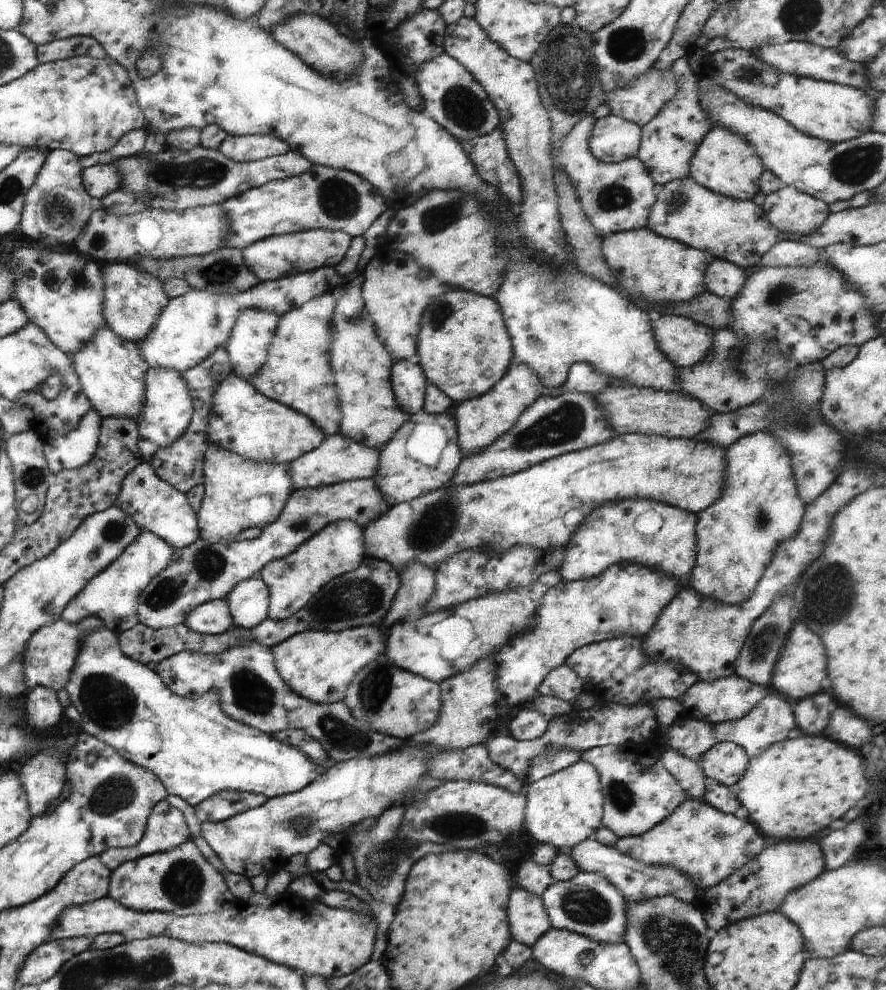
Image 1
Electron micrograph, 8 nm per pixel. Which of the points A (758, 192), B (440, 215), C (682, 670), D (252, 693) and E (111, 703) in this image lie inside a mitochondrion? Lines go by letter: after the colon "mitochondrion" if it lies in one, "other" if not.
A: other
B: mitochondrion
C: other
D: mitochondrion
E: mitochondrion

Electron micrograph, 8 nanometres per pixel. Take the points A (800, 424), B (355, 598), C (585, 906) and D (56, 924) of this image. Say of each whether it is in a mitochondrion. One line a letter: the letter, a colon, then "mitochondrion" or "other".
A: mitochondrion
B: mitochondrion
C: mitochondrion
D: other

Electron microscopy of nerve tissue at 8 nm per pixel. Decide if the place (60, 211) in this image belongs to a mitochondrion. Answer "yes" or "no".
yes

